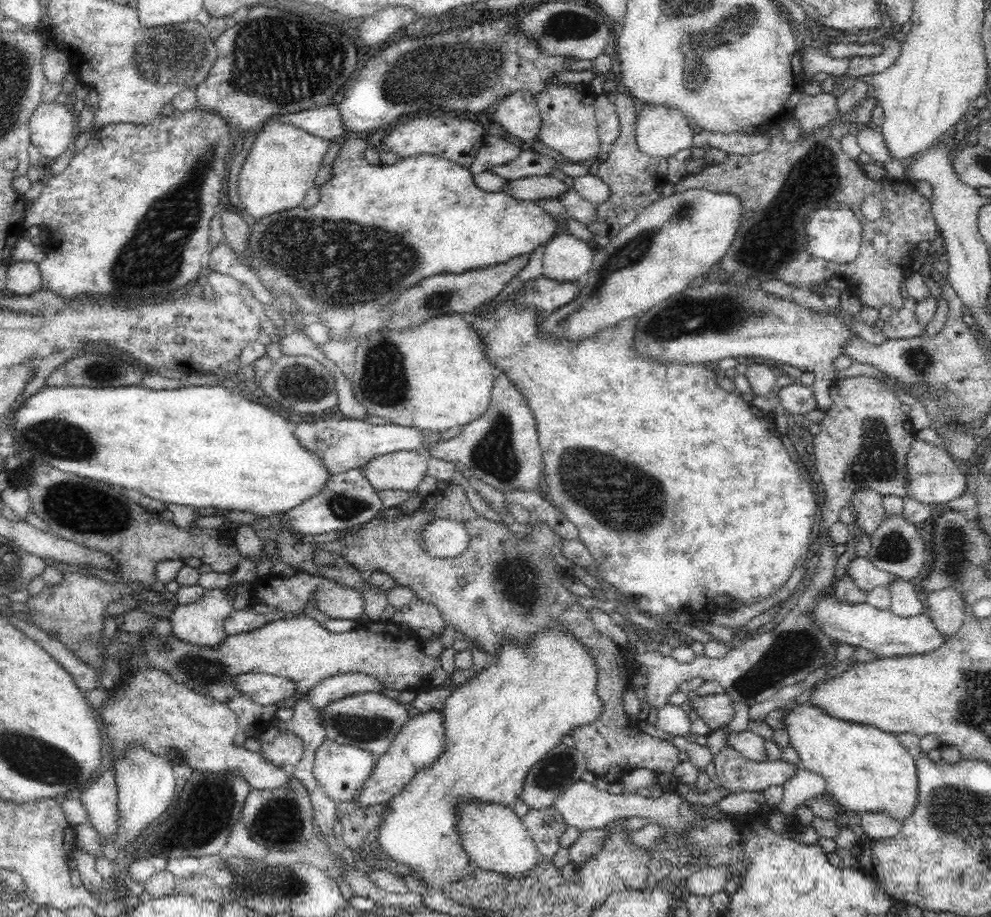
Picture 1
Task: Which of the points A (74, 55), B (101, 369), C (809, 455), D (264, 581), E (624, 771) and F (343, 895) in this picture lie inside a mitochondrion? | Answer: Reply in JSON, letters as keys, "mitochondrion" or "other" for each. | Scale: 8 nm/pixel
{"A":"other","B":"mitochondrion","C":"other","D":"other","E":"other","F":"other"}

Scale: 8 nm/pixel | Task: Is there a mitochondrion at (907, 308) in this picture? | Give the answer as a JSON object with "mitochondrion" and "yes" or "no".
{"mitochondrion":"no"}

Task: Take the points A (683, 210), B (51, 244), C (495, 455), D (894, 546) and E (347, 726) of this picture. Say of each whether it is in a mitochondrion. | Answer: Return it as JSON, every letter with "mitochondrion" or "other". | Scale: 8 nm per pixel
{"A":"mitochondrion","B":"other","C":"mitochondrion","D":"mitochondrion","E":"mitochondrion"}

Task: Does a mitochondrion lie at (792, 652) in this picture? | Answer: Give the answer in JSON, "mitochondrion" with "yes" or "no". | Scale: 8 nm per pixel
{"mitochondrion":"yes"}

